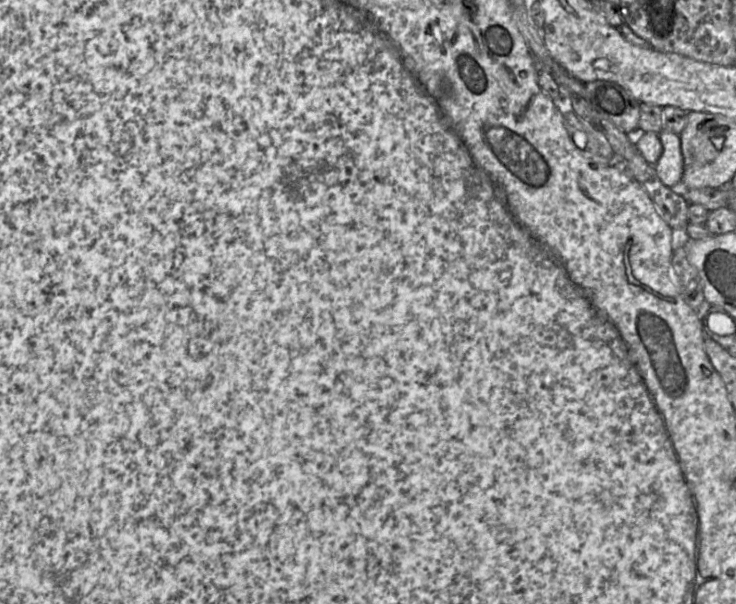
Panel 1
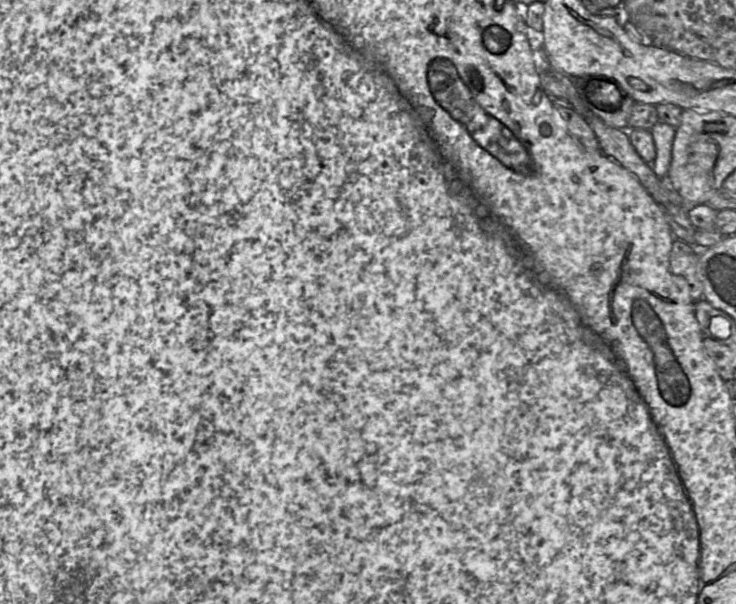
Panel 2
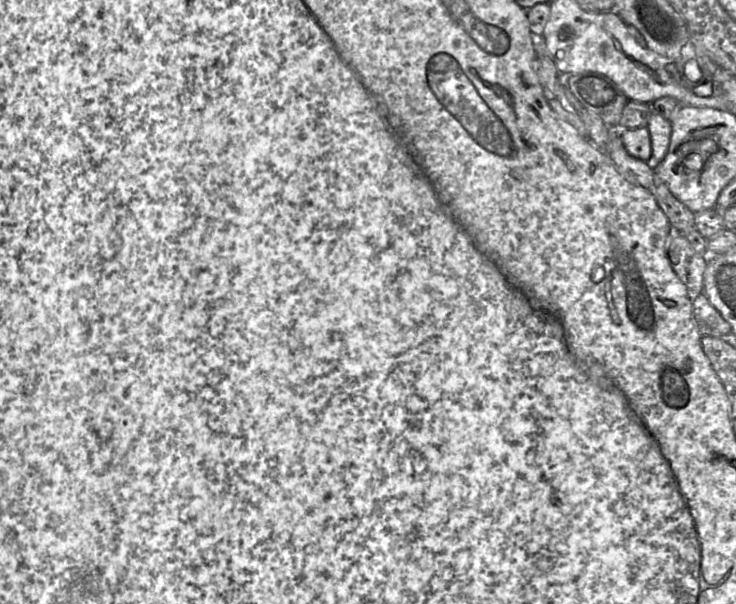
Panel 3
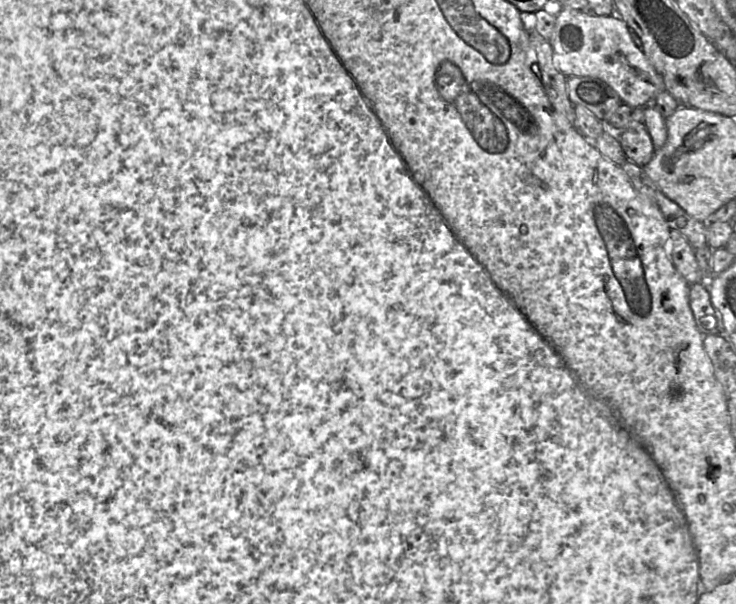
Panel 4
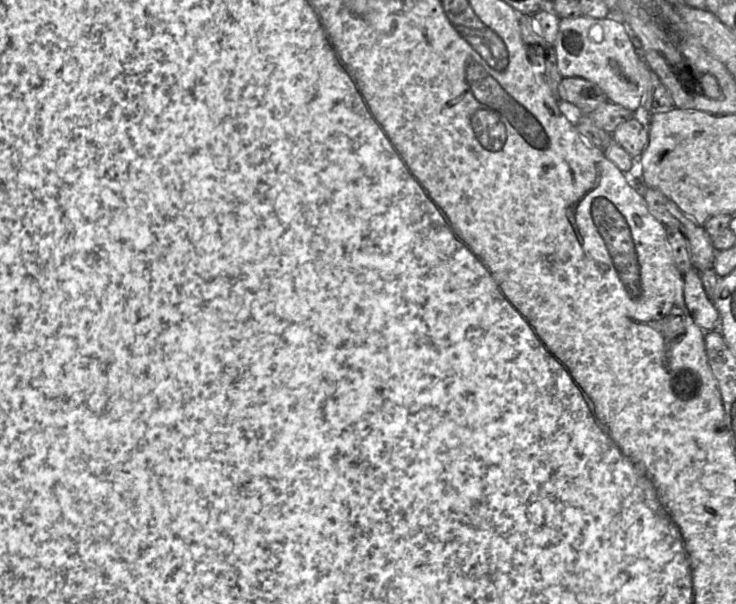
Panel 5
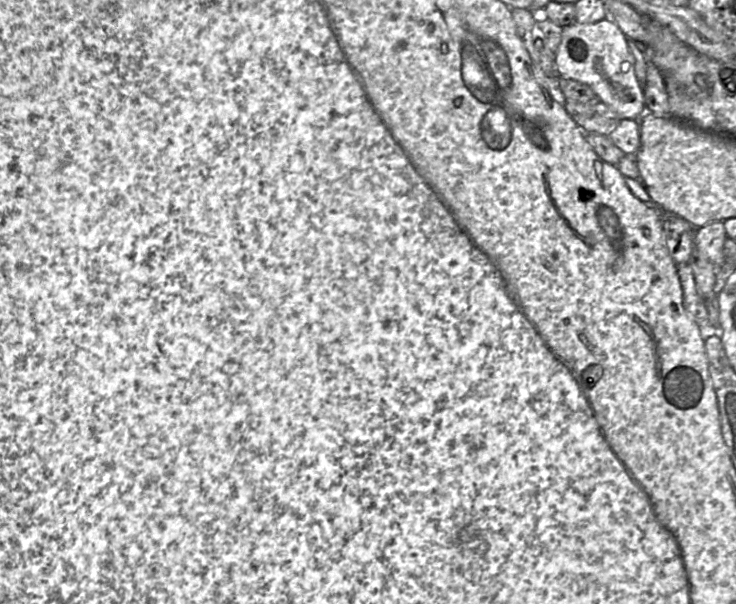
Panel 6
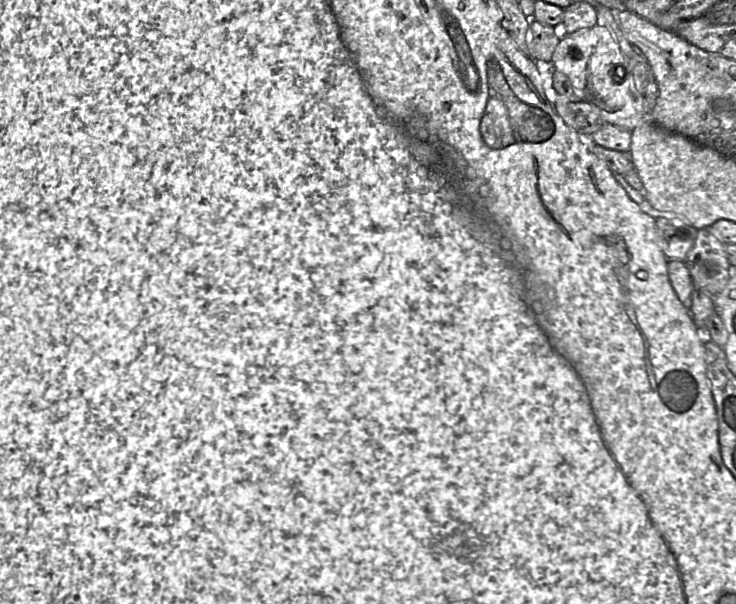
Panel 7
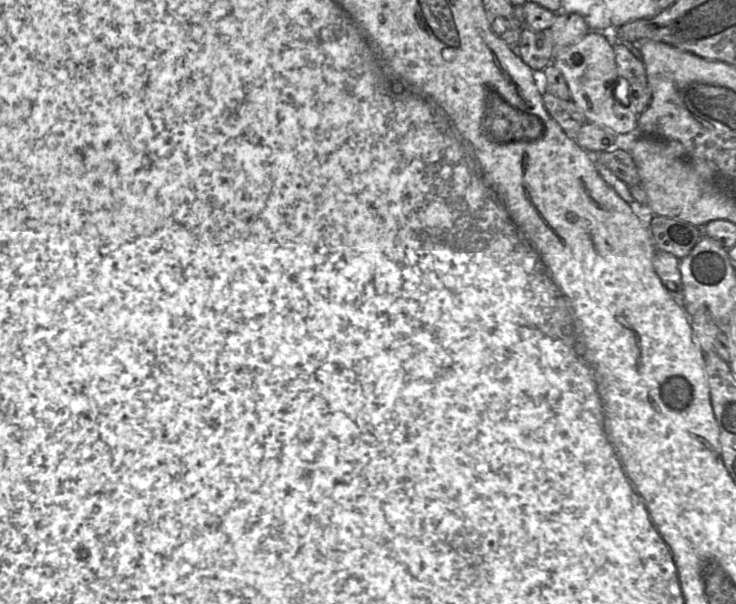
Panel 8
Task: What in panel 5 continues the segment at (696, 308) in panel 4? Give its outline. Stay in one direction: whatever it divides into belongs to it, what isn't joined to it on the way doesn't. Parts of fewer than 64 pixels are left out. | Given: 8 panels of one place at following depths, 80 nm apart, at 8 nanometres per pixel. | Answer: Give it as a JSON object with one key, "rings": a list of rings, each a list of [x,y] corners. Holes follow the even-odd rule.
{"rings":[[[692,268],[683,274],[684,301],[694,322],[704,331],[714,331],[720,321],[720,314],[705,293],[700,273]]]}

